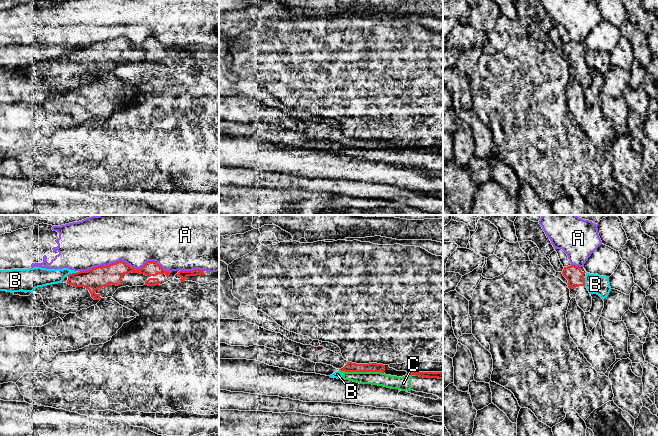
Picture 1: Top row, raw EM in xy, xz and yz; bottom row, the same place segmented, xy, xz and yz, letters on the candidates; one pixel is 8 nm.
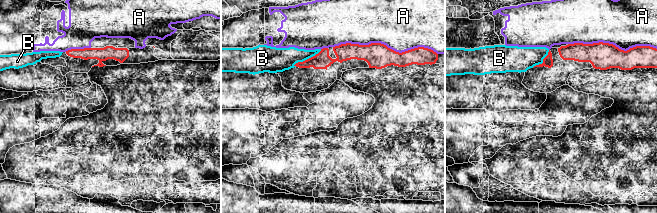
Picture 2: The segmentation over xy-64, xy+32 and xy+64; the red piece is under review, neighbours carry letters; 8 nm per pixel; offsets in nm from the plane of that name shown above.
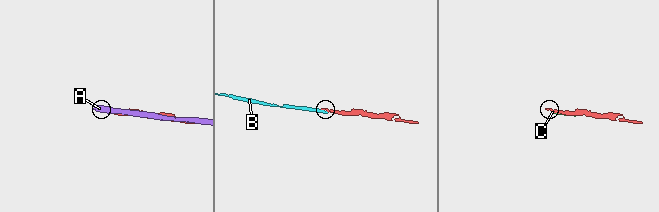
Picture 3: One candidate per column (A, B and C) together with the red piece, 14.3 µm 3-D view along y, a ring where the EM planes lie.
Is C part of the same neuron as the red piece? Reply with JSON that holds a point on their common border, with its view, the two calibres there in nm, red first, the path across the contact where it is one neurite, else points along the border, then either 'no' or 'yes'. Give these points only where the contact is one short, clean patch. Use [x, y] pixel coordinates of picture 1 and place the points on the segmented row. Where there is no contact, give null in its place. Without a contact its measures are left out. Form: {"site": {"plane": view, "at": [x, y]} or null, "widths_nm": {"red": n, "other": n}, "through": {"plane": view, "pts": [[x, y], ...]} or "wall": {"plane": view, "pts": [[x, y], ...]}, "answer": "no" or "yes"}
{"site": {"plane": "xz", "at": [361, 371]}, "widths_nm": {"red": 80, "other": 110}, "answer": "no"}

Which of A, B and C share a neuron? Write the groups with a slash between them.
A / B / C

